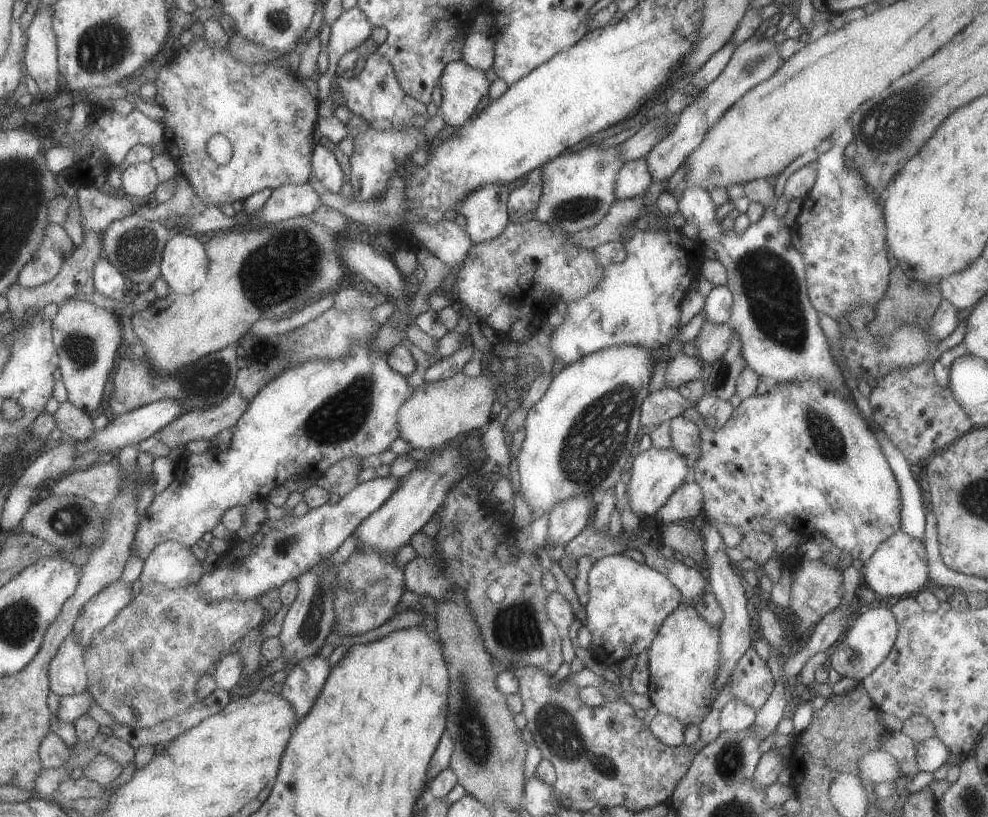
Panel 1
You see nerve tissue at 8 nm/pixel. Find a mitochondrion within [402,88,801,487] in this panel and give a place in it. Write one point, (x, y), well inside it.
(577, 209)

